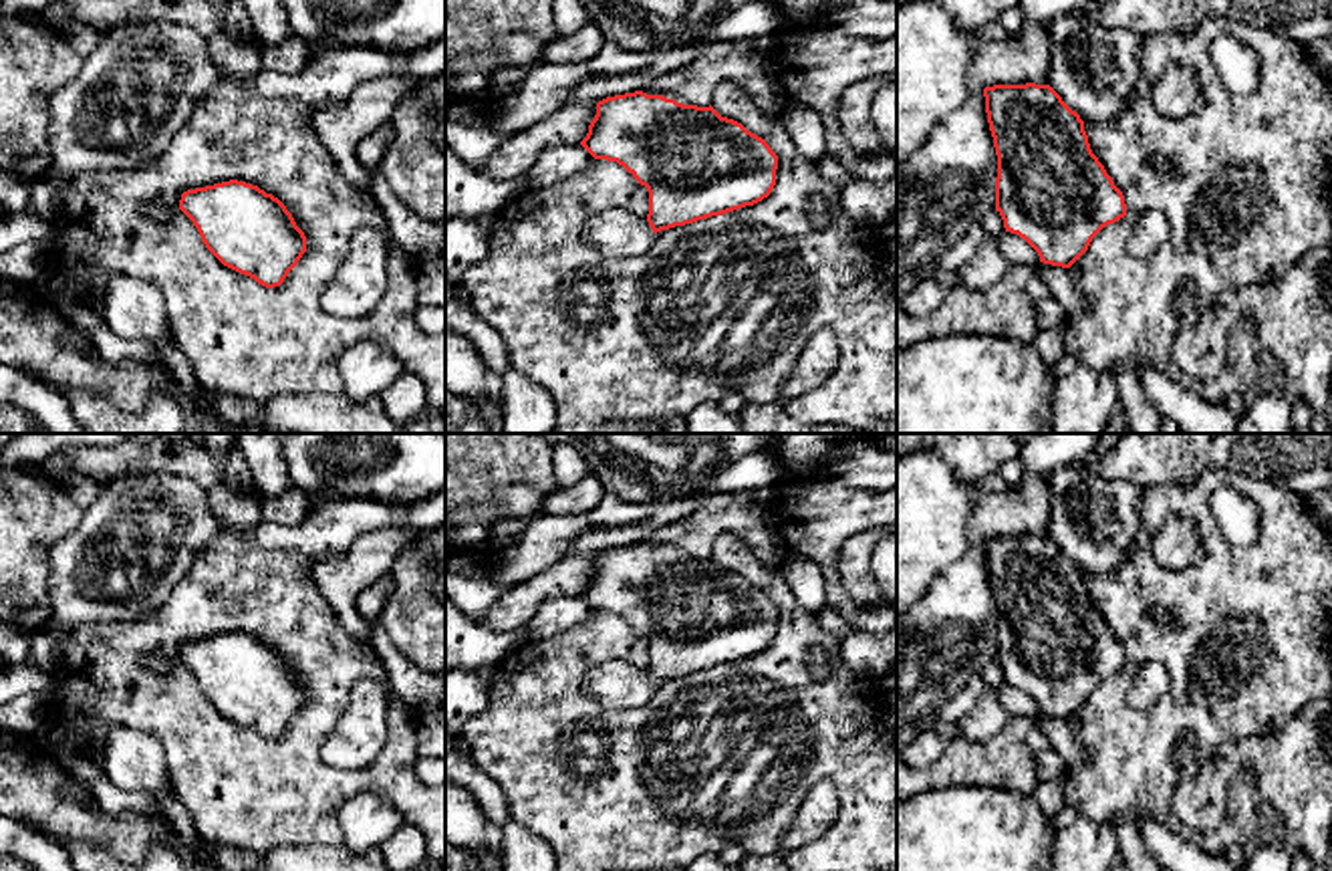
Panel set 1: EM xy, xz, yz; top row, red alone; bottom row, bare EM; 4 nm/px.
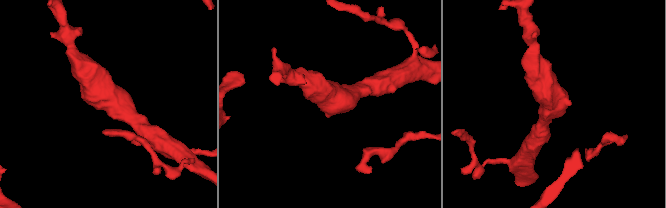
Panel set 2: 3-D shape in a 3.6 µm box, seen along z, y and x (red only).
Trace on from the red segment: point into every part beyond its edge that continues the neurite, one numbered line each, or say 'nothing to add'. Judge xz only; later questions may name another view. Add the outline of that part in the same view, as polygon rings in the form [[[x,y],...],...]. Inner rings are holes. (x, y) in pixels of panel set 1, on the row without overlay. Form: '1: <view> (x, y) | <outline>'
1: xz (615, 684) | [[[611,659],[584,673],[582,690],[607,710],[637,710],[653,698],[655,683],[647,667]]]

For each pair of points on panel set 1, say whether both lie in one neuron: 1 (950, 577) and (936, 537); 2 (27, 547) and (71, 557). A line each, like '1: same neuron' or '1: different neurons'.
1: different neurons
2: different neurons

